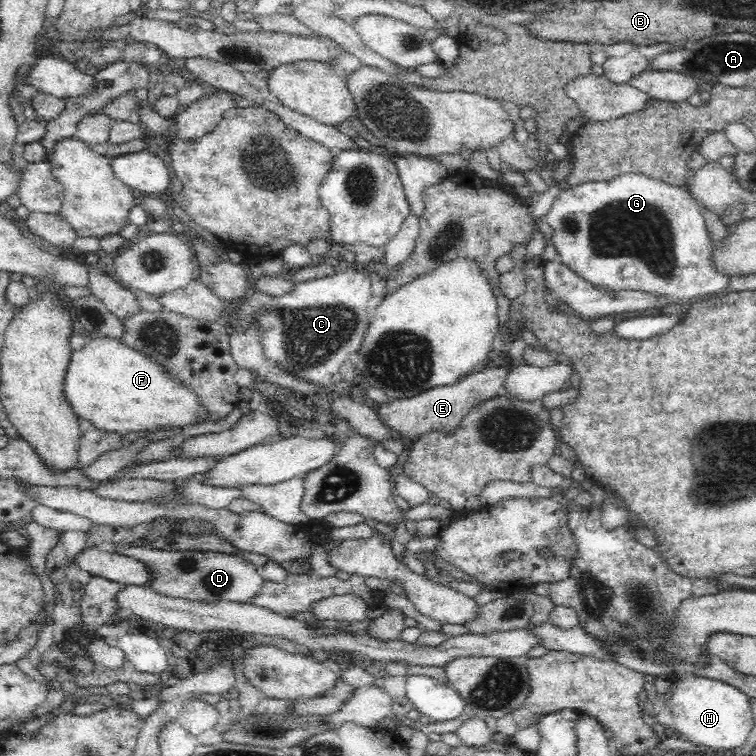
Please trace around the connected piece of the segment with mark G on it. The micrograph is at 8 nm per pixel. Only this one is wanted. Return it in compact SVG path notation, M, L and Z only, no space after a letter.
M622 174L608 182L585 182L562 191L543 219L553 230L551 239L558 259L598 287L652 291L655 296L672 298L673 309L677 309L694 298L710 297L728 286L729 278L717 274L709 262L713 242L700 206L688 189L641 174Z

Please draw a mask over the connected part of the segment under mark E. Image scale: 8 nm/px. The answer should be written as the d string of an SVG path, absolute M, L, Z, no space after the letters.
M514 364L506 368L502 366L475 369L454 384L432 388L412 398L389 399L386 403L380 403L375 409L376 414L394 432L399 444L418 440L420 435L434 429L451 431L477 402L504 393L504 384L512 367Z

